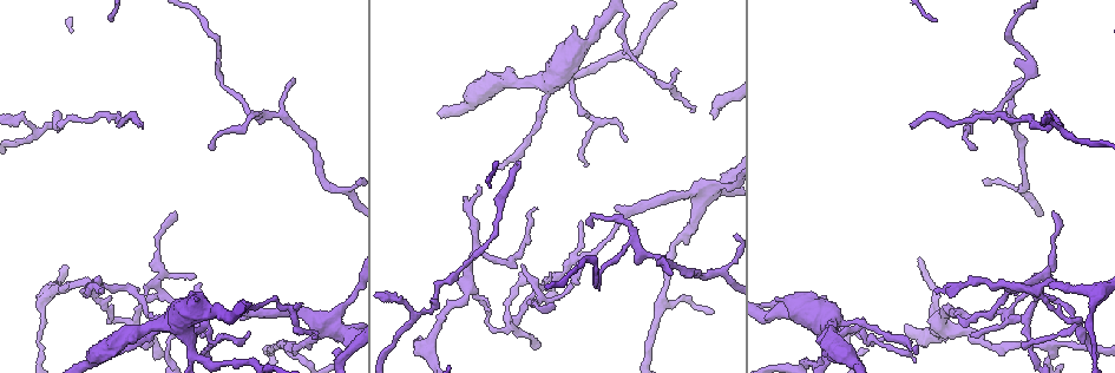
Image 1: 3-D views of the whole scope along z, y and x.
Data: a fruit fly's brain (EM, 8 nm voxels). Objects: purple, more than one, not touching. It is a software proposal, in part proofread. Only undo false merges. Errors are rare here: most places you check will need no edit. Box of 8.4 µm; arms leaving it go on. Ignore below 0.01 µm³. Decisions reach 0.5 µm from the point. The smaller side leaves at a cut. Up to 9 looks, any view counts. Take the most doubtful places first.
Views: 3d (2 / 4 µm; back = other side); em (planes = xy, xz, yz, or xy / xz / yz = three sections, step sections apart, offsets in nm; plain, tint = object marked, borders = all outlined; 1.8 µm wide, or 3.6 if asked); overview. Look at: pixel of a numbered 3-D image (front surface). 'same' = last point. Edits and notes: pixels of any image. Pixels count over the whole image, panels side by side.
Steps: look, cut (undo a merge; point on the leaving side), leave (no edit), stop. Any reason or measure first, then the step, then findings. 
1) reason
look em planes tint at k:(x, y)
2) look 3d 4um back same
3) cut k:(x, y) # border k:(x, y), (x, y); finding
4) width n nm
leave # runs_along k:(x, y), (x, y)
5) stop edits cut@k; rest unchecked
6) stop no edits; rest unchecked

sudden change in width
look em 3.6um planes tint at 1:(705, 189)

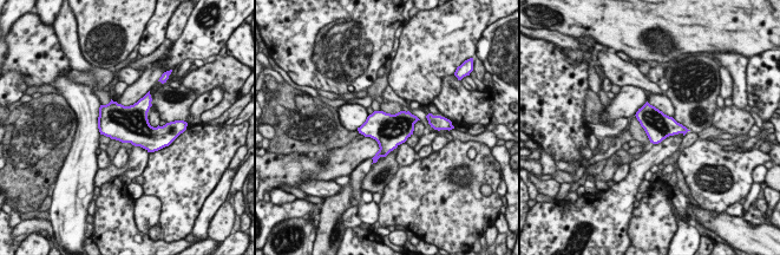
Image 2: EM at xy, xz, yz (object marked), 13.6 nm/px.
leave # one neuron here

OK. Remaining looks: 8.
four arms meet
look 3d 2um at 1:(165, 296)

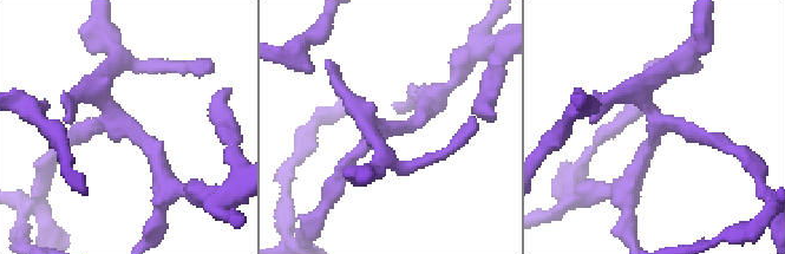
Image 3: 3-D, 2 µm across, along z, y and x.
shape alone is not enough
look em xz step 16 tint at 3:(117, 124)

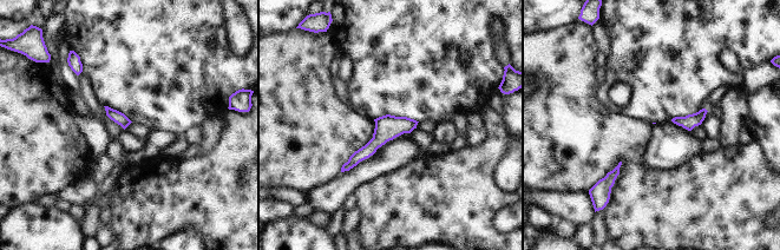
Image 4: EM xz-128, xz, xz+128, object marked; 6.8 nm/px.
leave # one neuron here

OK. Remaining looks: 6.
a narrow waist
look em 3.6um xz step 16 tint at 1:(823, 326)

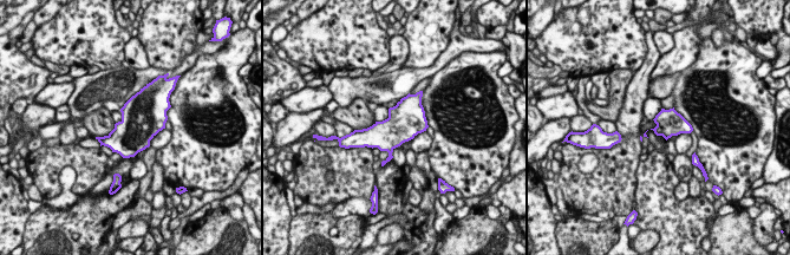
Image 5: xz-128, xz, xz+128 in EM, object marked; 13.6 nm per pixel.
look em 3.6um planes tint same

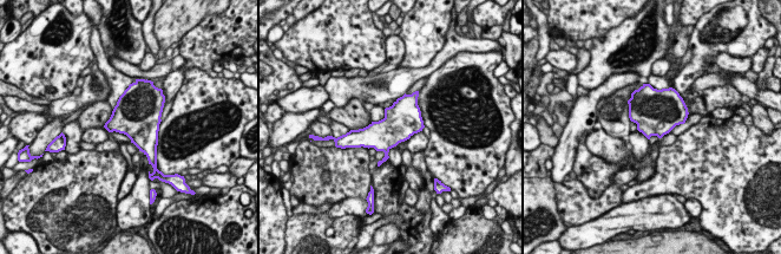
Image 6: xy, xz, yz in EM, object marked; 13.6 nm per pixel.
width 500 nm
leave # one neuron here

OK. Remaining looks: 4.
arms part here
look em planes tint at 1:(1049, 346)

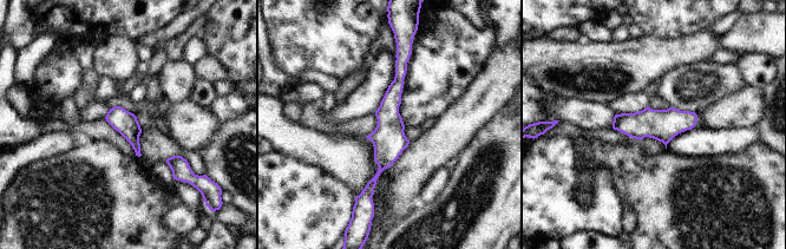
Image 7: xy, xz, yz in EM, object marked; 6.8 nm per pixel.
leave # runs_along 7:(403, 57), (388, 107), (388, 146), (368, 194); continuous, no second neuron

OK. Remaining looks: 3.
stop no edits; rest unchecked

